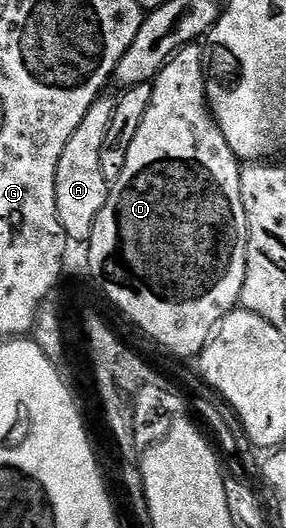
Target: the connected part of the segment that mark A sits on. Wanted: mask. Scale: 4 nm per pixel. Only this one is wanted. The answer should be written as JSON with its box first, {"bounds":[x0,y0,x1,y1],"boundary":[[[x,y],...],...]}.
{"bounds":[55,97,115,244],"boundary":[[[98,97],[83,117],[83,121],[79,121],[79,129],[71,133],[71,141],[67,141],[61,151],[55,173],[57,216],[66,236],[74,243],[84,244],[89,240],[95,221],[109,196],[111,184],[103,177],[103,169],[99,166],[99,153],[103,149],[103,141],[107,141],[107,128],[111,126],[115,103],[112,98],[105,98]]]}

